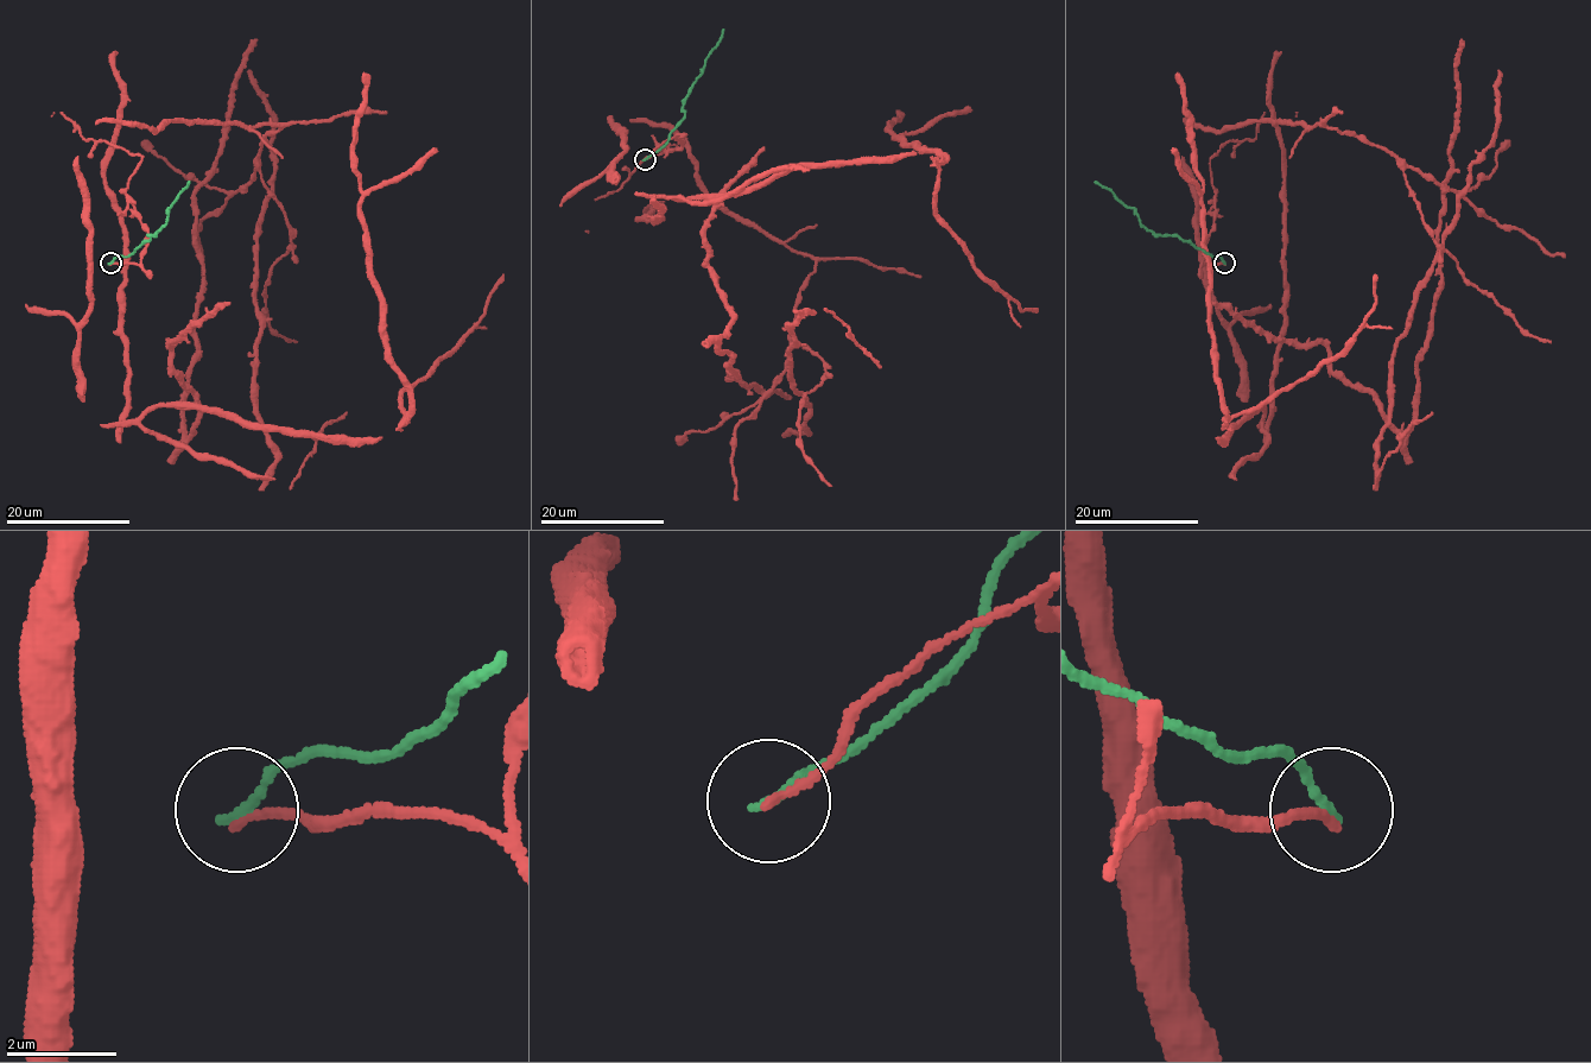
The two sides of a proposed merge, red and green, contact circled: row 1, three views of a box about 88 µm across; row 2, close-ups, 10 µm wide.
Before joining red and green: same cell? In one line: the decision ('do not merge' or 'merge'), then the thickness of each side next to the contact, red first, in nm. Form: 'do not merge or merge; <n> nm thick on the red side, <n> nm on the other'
do not merge; 160 nm thick on the red side, 180 nm on the other

